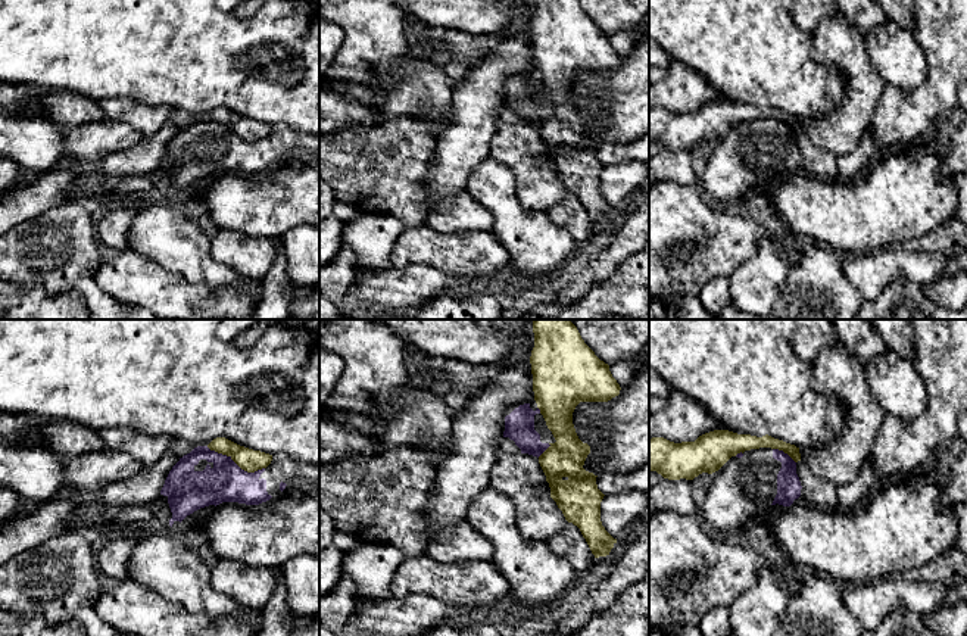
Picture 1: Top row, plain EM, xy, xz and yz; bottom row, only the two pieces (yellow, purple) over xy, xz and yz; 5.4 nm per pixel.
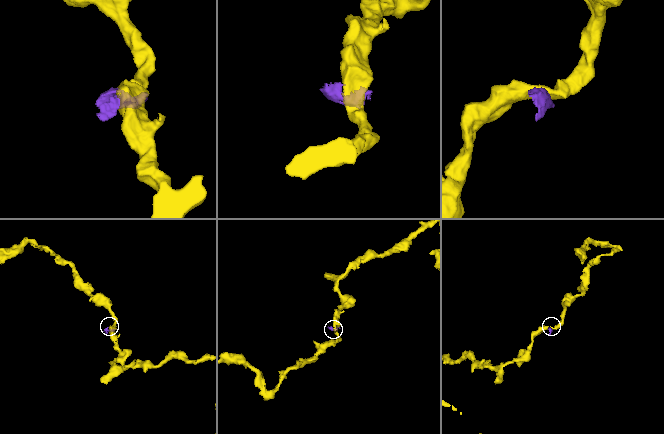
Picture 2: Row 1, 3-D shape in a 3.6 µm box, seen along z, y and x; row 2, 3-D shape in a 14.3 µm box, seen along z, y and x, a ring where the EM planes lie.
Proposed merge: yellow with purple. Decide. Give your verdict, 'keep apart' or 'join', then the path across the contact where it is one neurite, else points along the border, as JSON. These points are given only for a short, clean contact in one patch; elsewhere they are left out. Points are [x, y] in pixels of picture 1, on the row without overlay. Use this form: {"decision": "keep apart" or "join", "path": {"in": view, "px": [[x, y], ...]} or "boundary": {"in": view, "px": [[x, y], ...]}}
{"decision": "keep apart", "boundary": {"in": "xy", "px": [[206, 117], [228, 125], [248, 142], [264, 139]]}}

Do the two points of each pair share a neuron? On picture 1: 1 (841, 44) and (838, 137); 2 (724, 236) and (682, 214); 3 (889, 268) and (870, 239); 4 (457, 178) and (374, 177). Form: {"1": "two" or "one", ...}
{"1": "one", "2": "one", "3": "two", "4": "two"}

